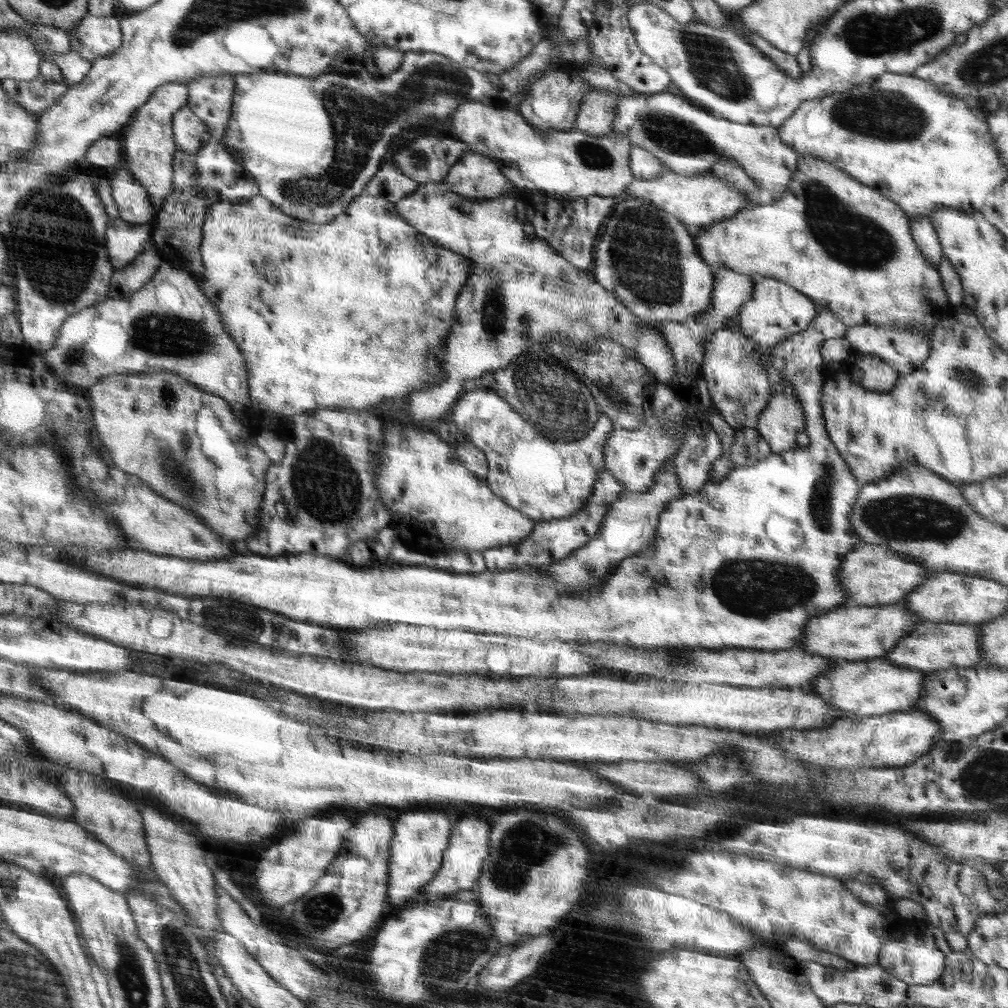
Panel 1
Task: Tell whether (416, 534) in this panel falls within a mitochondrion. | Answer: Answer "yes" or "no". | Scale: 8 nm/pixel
no

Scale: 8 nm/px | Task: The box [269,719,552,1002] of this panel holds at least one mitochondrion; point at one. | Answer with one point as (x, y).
(449, 956)

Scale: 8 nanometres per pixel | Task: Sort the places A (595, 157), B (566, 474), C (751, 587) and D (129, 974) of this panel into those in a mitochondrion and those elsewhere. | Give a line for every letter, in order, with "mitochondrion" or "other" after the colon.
A: mitochondrion
B: other
C: mitochondrion
D: mitochondrion

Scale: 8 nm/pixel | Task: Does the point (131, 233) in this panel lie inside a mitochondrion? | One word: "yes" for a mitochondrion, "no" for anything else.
no

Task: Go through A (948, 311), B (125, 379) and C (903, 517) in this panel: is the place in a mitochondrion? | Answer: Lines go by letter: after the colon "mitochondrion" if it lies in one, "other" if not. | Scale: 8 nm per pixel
A: other
B: other
C: mitochondrion

